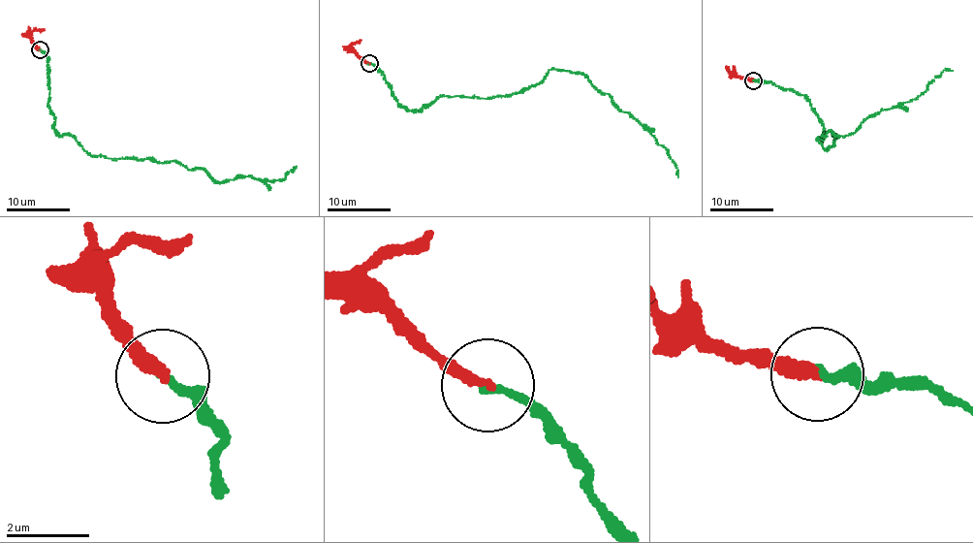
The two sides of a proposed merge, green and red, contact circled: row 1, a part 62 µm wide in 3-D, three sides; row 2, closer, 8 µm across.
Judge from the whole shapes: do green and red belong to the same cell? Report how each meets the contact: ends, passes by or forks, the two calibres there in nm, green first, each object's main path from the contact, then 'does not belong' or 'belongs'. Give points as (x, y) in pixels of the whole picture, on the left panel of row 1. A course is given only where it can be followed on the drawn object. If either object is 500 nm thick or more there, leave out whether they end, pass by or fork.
green ends there; red ends there; 200 nm thick on the green side, 300 nm on the other; green runs (40, 50), (49, 60), (55, 131), (91, 155), (173, 160), (206, 170), (217, 182), (283, 179), (294, 170); red runs (40, 50), (31, 33), (44, 30); belongs

